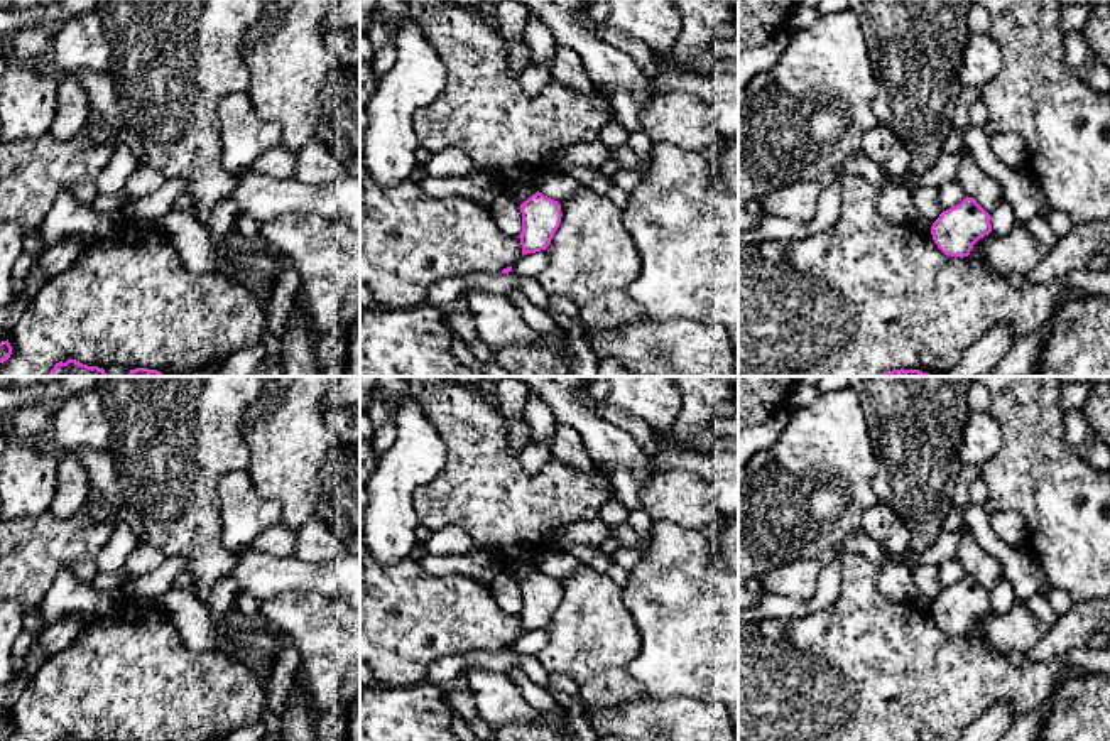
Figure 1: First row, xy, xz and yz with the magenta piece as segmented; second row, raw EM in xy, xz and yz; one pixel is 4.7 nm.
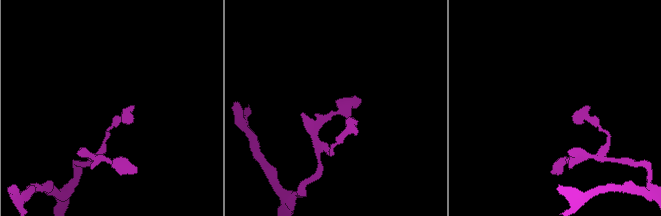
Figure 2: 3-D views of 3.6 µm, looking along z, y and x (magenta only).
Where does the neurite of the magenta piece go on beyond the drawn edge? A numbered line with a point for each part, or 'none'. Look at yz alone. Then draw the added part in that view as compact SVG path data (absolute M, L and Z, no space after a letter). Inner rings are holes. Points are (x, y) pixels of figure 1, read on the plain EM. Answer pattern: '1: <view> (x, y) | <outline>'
none

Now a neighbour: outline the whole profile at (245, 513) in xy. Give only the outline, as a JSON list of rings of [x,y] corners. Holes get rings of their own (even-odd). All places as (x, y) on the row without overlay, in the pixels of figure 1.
[[[237,469],[218,483],[221,503],[221,544],[231,552],[248,549],[253,540],[282,515],[277,501],[262,498],[247,473]]]

